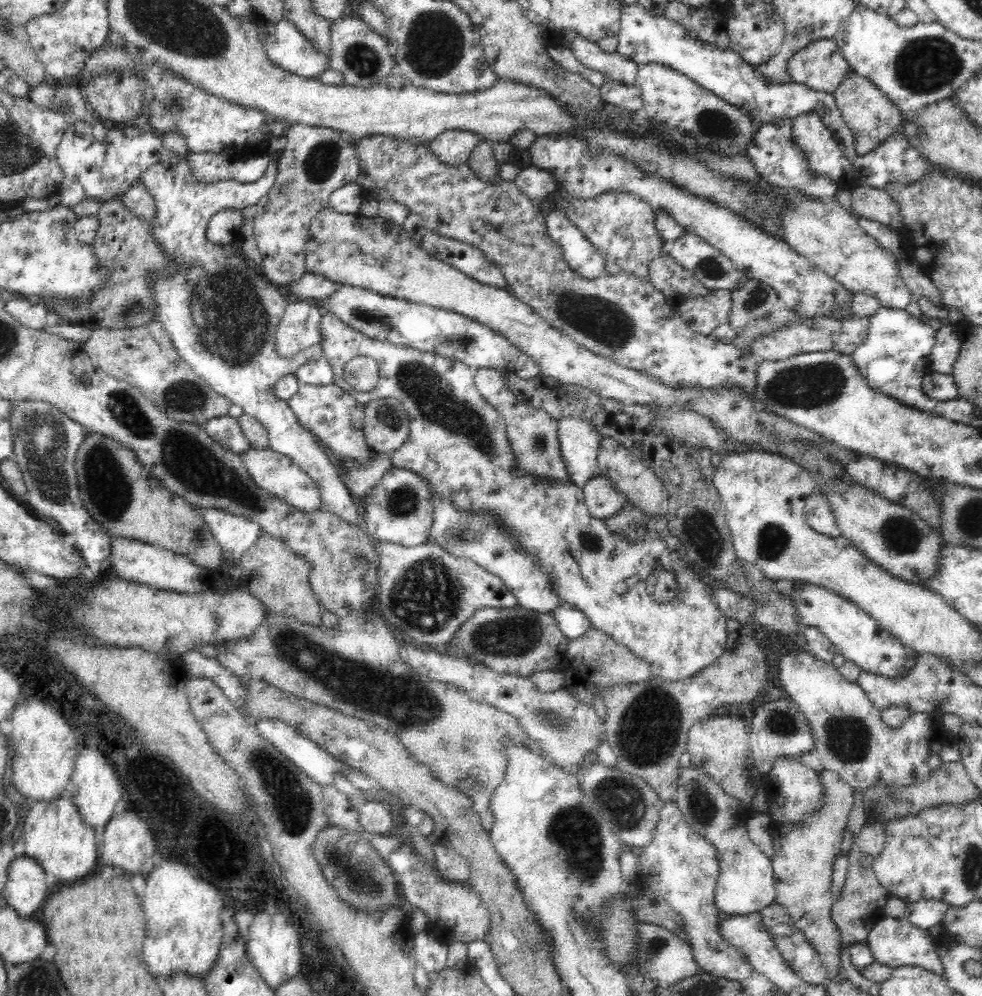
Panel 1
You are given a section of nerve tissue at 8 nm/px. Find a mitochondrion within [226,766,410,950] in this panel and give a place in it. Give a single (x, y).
(361, 878)

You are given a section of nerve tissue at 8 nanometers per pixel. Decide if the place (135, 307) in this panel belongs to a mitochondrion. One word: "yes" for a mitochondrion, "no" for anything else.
yes

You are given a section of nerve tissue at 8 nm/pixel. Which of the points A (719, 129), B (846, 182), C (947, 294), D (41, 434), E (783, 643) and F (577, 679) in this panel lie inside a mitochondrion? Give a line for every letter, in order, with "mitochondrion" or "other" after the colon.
A: mitochondrion
B: other
C: other
D: mitochondrion
E: other
F: other

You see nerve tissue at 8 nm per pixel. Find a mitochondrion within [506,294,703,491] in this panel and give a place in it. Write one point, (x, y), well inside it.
(539, 444)

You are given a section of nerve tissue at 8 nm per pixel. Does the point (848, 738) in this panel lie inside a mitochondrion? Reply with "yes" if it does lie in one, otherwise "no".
yes

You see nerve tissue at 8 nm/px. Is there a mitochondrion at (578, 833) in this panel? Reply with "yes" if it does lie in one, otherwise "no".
yes

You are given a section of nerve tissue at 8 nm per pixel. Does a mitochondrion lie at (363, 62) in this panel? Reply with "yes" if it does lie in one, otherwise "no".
yes

